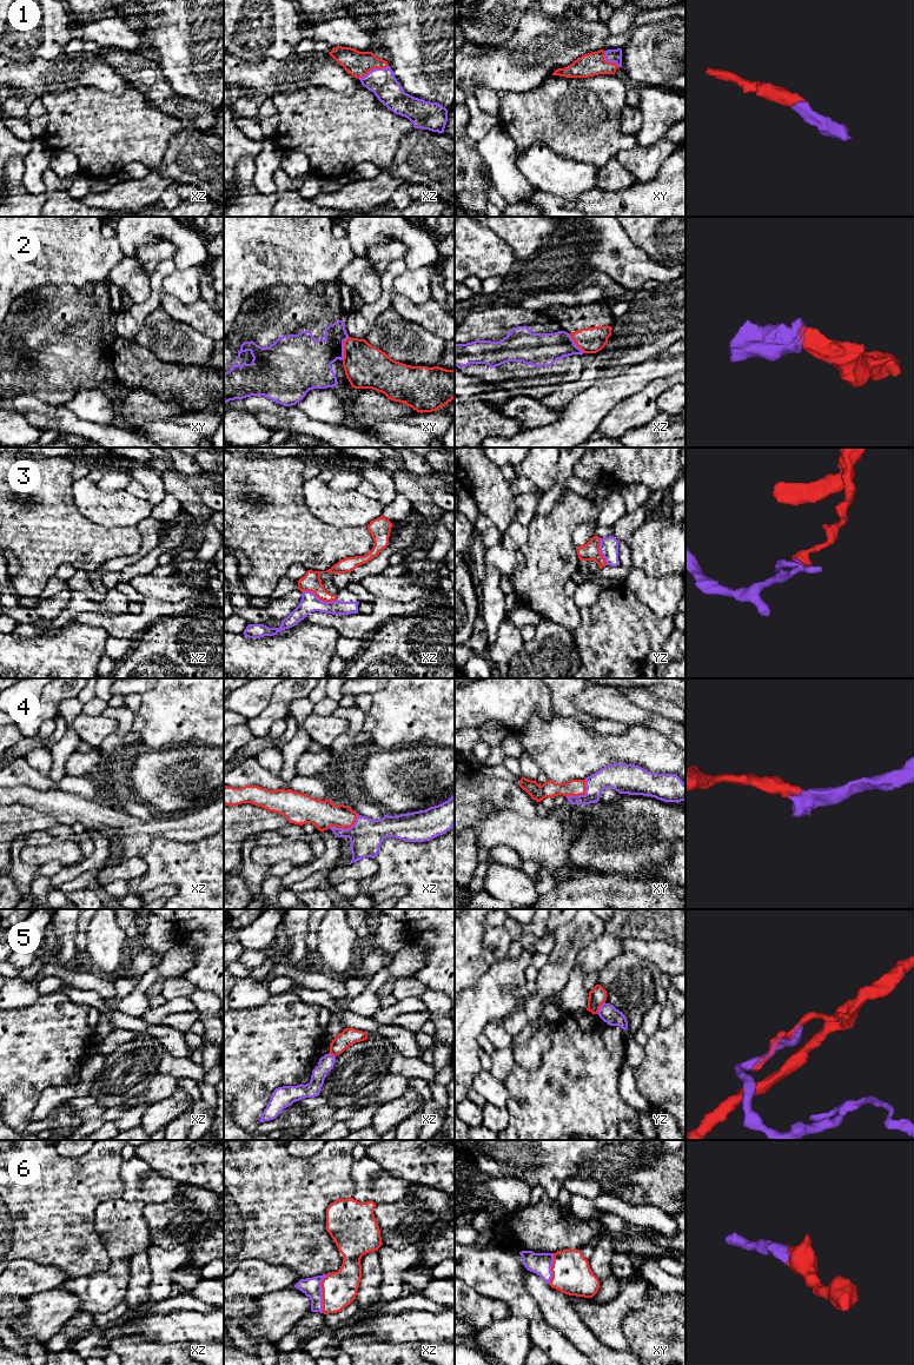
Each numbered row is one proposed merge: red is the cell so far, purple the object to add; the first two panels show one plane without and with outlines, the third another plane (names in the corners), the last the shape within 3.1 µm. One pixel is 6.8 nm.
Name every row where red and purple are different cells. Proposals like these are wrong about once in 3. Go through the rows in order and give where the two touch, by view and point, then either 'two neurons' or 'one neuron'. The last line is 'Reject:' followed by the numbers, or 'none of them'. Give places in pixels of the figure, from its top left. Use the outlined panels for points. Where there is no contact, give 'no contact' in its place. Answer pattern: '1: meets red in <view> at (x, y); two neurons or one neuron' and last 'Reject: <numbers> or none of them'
1: meets red in xz at (372, 68); one neuron
2: meets red in xy at (344, 349); two neurons
3: meets red in xz at (319, 598); two neurons
4: meets red in xy at (582, 794); one neuron
5: meets red in yz at (598, 1008); two neurons
6: meets red in xz at (323, 1293); one neuron
Reject: 2, 3, 5

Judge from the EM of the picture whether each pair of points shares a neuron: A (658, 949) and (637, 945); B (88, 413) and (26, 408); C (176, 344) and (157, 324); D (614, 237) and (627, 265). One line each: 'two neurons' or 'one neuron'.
A: one neuron
B: two neurons
C: one neuron
D: one neuron

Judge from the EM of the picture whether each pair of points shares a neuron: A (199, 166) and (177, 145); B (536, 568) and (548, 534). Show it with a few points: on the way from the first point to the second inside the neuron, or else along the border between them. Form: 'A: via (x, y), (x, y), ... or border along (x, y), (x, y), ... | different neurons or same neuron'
A: via (193, 160), (183, 150) | same neuron
B: via (540, 560), (548, 551), (548, 542) | same neuron

